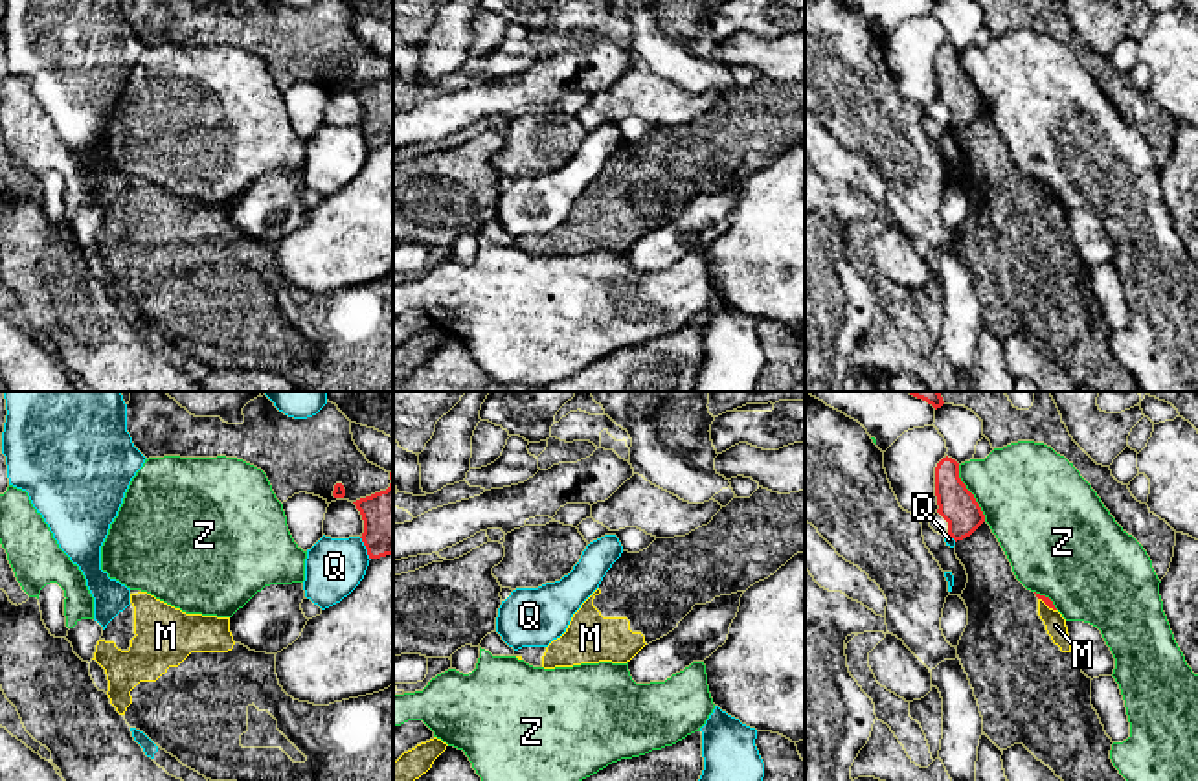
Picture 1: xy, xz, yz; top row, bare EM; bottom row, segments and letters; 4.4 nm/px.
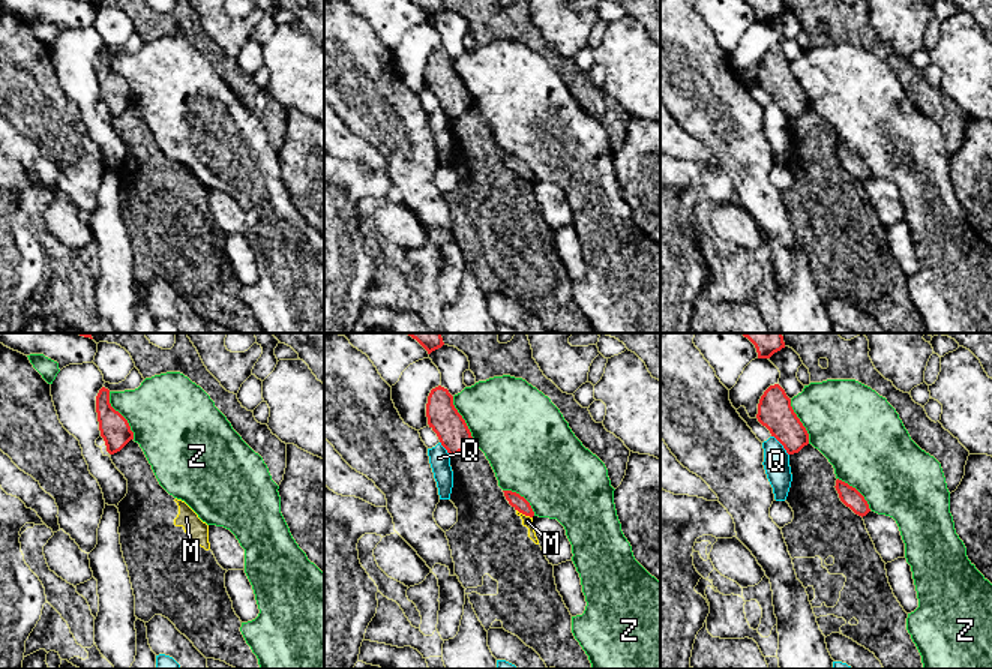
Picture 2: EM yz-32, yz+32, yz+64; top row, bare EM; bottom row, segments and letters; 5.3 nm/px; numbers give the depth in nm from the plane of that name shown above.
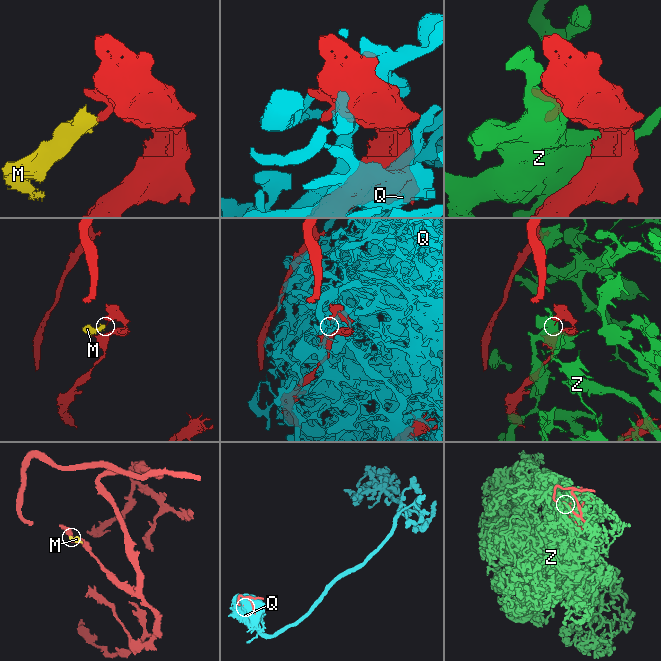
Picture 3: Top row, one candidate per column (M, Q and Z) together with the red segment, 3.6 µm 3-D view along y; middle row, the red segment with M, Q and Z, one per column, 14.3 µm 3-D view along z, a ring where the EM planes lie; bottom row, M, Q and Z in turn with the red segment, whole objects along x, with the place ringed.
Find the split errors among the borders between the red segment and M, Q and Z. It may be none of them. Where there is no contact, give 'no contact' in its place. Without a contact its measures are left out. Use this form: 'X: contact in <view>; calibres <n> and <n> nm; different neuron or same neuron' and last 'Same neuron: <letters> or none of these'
M: contact in yz; calibres 40 and 90 nm; different neuron
Q: contact in xy; calibres 260 and 260 nm; different neuron
Z: contact in yz; calibres 160 and 420 nm; different neuron
Same neuron: none of these

